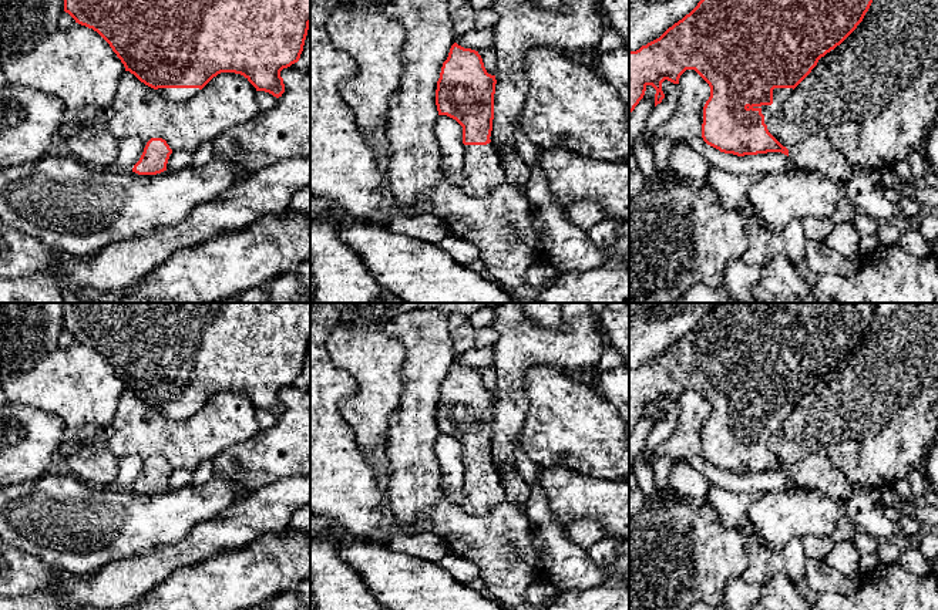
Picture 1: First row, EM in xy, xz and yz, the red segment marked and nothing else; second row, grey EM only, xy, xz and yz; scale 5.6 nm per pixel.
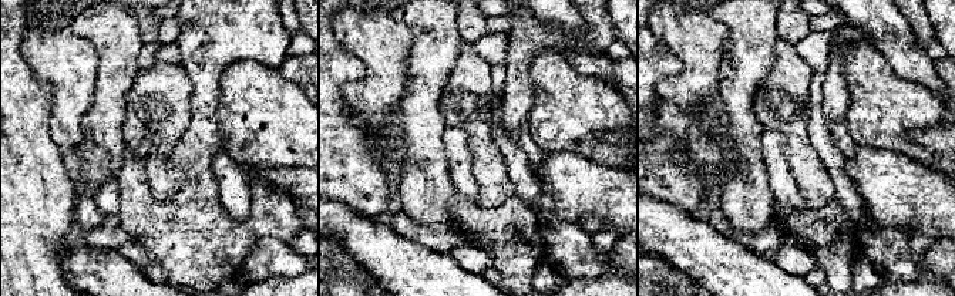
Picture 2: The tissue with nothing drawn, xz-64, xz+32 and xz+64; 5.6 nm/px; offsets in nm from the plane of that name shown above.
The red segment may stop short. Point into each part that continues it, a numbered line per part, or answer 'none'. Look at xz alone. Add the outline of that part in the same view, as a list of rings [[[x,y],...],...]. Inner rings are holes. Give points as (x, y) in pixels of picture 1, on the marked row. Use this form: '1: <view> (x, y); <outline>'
1: xz (481, 167); [[[464,145],[463,191],[483,198],[507,181],[497,148],[487,145]]]

